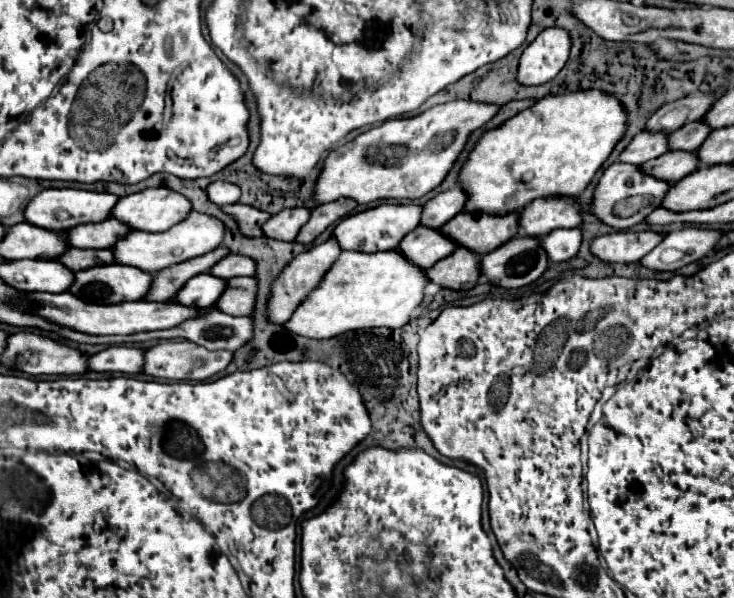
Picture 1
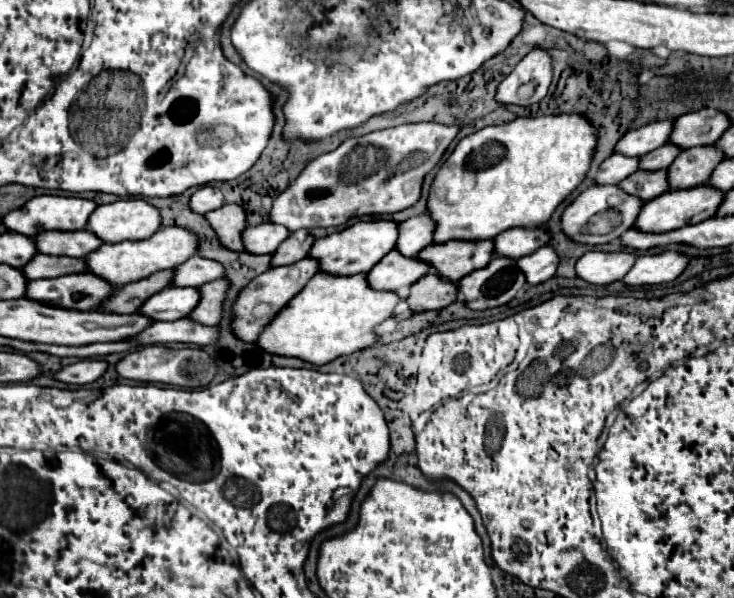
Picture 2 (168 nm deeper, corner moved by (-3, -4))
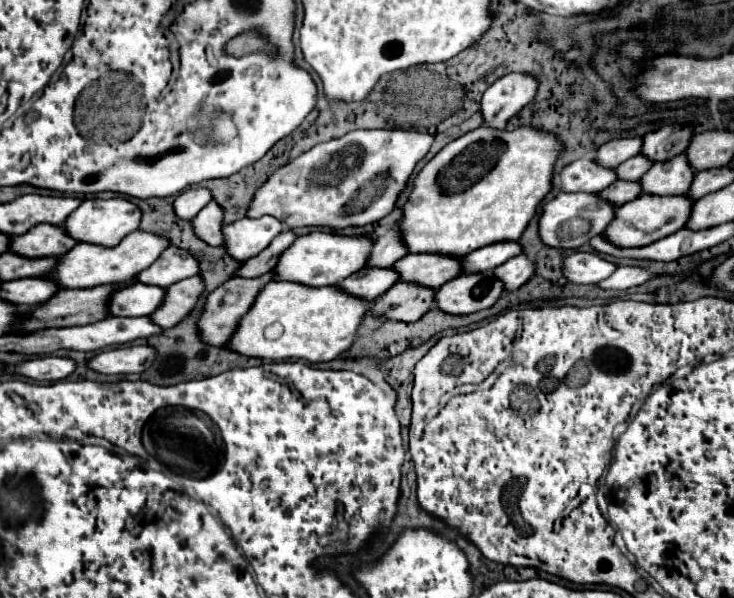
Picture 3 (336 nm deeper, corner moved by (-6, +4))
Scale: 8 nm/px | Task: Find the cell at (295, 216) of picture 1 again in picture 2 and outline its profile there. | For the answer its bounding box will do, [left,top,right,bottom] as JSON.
[242,222,288,254]

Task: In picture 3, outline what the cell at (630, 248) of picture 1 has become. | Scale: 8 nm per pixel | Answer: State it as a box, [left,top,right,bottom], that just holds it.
[563,252,615,284]

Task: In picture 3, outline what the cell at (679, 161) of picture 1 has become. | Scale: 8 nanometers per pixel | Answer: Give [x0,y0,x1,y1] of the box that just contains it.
[601,180,643,206]

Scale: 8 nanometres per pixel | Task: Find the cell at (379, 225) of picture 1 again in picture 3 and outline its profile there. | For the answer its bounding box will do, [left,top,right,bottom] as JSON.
[275,230,373,286]

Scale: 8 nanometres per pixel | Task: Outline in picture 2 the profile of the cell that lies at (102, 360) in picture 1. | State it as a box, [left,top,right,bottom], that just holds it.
[54,360,106,384]

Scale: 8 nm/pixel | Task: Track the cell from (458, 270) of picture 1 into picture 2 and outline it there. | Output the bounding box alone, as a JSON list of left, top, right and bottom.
[406,274,456,312]

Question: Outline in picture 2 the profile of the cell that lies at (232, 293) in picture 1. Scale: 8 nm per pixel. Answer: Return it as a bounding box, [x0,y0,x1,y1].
[188,278,228,326]

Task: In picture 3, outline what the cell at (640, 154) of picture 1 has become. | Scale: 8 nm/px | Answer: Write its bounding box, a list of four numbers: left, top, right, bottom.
[561,160,615,192]

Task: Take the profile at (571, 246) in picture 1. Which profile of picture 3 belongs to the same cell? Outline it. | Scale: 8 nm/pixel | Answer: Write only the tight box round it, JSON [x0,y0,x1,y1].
[495,254,535,290]

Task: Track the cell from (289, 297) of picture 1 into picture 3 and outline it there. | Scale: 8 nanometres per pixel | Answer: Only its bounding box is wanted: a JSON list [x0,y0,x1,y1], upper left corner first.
[199,270,275,344]

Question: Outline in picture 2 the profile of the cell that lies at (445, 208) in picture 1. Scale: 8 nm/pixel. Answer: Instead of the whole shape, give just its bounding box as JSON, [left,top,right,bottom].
[396,214,432,256]

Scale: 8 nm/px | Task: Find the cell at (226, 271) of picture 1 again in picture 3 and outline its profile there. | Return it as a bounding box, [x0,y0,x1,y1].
[139,246,199,288]

